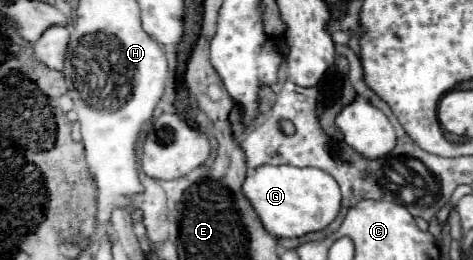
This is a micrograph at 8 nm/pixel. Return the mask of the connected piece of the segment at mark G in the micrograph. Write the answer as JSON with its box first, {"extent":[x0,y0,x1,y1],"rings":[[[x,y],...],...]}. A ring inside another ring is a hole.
{"extent":[243,165,341,239],"rings":[[[263,165],[255,171],[249,171],[243,183],[243,195],[251,201],[265,231],[283,239],[323,231],[337,219],[341,211],[341,189],[337,181],[333,181],[329,173],[313,167],[301,169],[293,165]]]}

